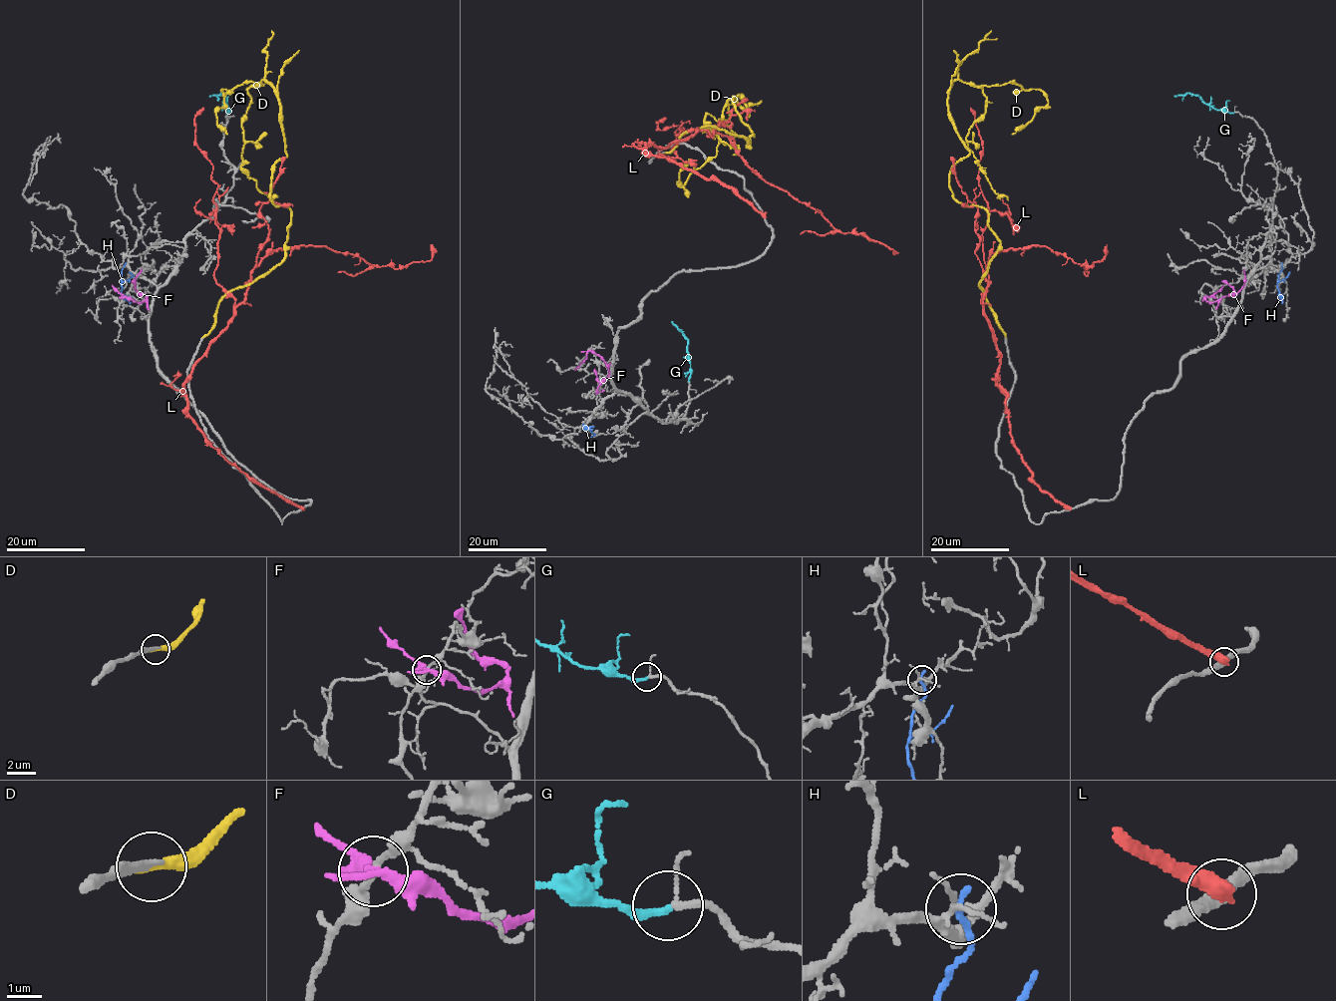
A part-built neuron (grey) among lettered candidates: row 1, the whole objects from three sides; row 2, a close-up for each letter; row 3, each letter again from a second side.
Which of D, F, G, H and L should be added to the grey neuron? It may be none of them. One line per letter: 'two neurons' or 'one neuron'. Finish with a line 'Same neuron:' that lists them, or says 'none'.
D: one neuron
F: two neurons
G: one neuron
H: two neurons
L: two neurons
Same neuron: D, G

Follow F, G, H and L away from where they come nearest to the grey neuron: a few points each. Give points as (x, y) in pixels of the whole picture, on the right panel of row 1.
F: (1206, 297), (1203, 298), (1207, 301), (1215, 301), (1234, 295), (1245, 277), (1243, 269)
G: (1233, 113), (1216, 111), (1198, 96), (1187, 93), (1174, 97)
H: (1281, 265), (1277, 283), (1282, 303)
L: (1070, 508), (1033, 482), (1014, 445), (984, 273), (992, 253), (1031, 245), (1087, 268), (1107, 244)

